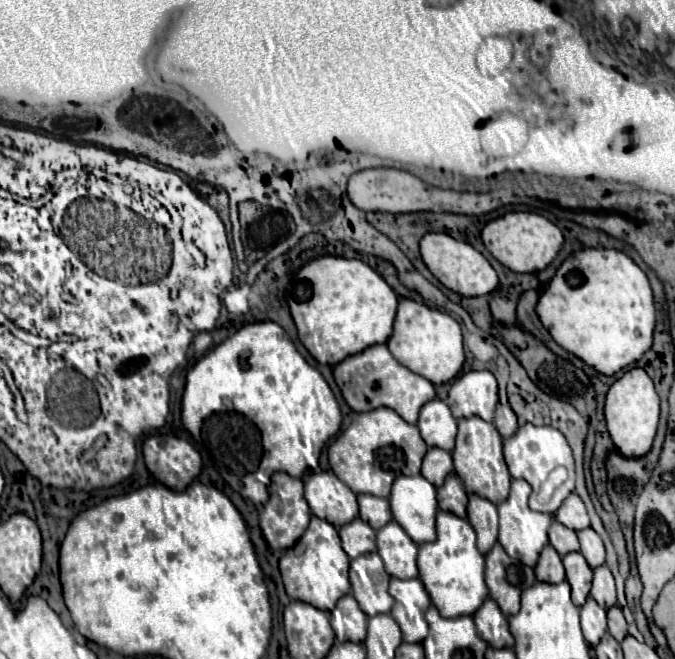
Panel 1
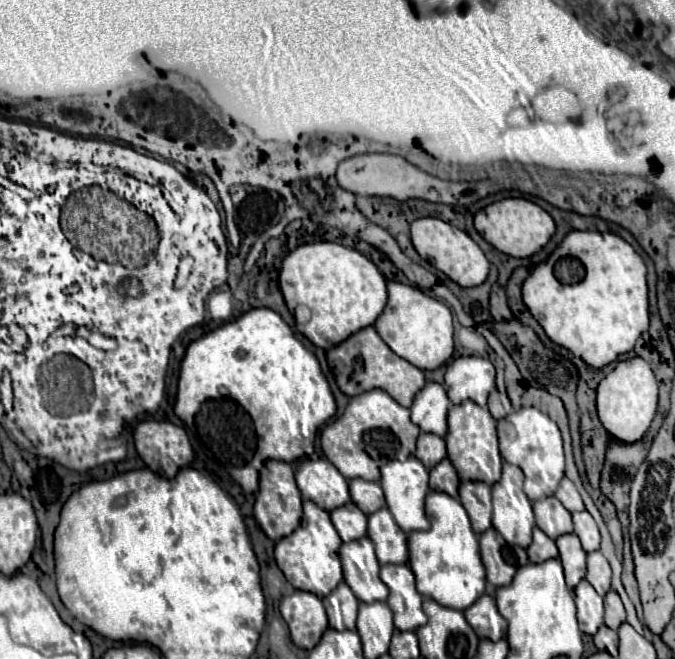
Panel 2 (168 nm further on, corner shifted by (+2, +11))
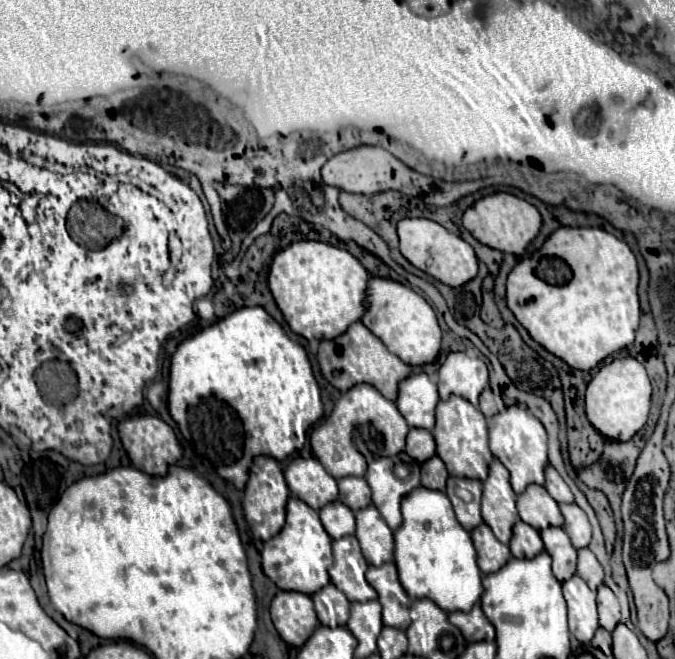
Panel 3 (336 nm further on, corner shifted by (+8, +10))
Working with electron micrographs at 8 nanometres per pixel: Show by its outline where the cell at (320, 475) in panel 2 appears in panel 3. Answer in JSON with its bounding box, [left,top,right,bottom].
[284,458,338,510]

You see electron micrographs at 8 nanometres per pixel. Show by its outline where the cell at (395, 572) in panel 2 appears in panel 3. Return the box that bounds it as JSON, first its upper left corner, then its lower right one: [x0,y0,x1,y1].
[366,562,412,630]

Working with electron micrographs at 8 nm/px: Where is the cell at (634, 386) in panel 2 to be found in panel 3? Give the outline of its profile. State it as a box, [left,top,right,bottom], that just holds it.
[586,356,652,442]

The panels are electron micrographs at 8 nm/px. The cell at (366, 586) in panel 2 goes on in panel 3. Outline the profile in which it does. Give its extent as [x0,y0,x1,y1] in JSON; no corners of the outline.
[328,536,376,602]

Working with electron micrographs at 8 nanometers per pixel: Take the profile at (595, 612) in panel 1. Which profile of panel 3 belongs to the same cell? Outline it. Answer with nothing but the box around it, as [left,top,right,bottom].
[562,576,598,642]

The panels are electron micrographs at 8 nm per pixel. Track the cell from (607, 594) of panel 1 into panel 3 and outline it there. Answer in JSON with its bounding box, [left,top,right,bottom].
[578,548,604,590]

